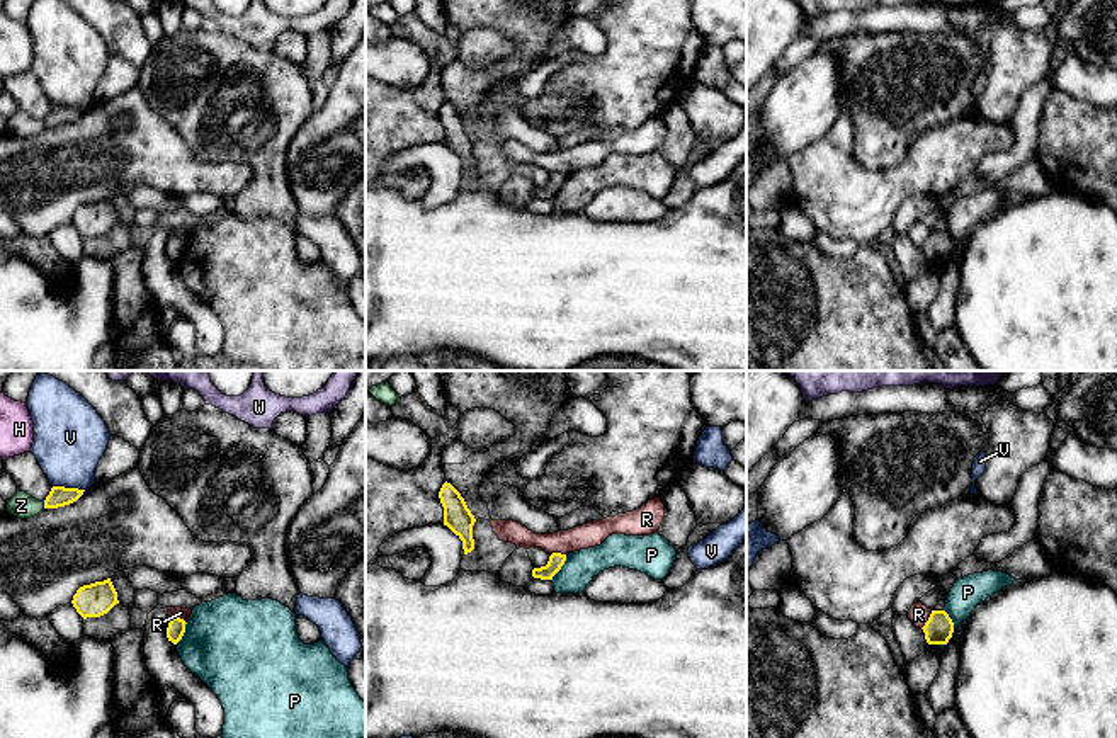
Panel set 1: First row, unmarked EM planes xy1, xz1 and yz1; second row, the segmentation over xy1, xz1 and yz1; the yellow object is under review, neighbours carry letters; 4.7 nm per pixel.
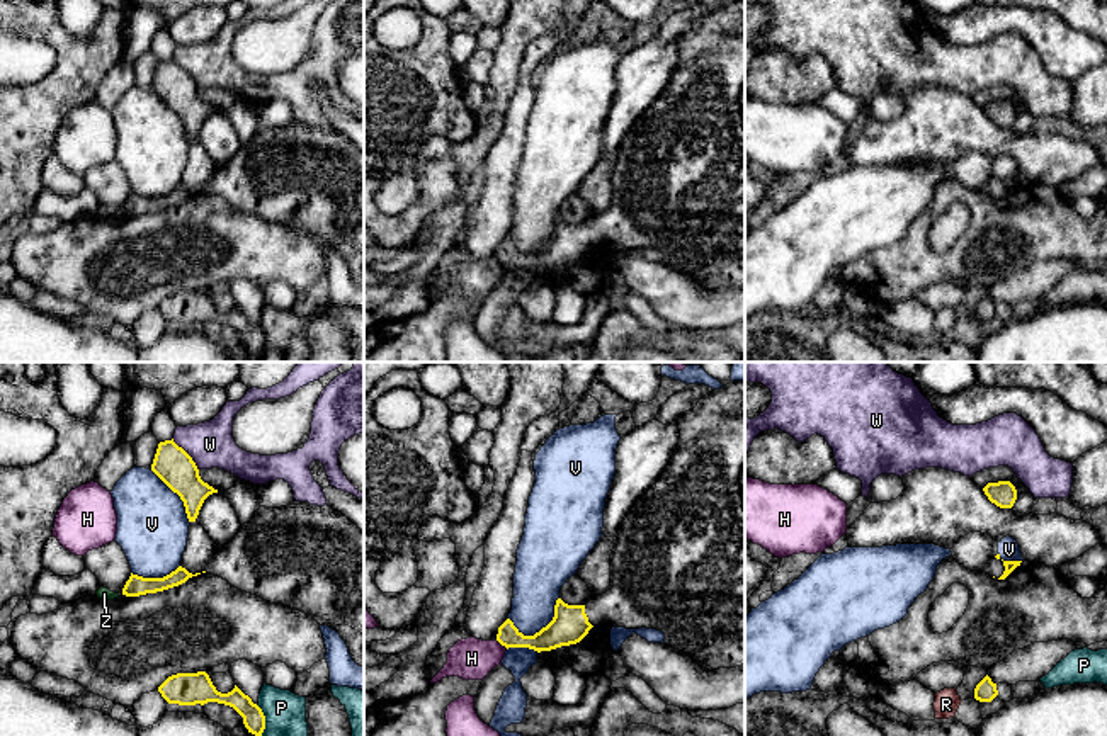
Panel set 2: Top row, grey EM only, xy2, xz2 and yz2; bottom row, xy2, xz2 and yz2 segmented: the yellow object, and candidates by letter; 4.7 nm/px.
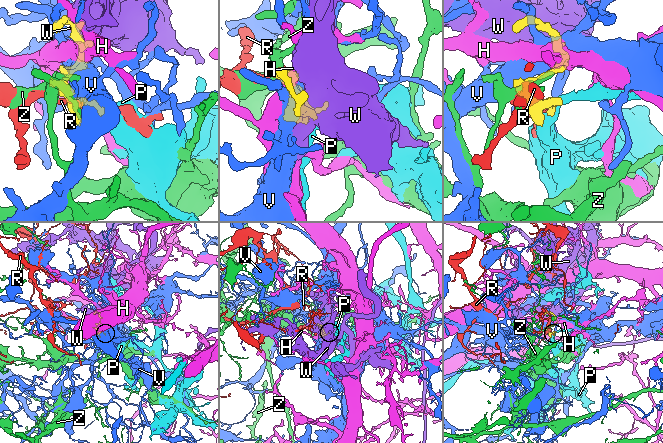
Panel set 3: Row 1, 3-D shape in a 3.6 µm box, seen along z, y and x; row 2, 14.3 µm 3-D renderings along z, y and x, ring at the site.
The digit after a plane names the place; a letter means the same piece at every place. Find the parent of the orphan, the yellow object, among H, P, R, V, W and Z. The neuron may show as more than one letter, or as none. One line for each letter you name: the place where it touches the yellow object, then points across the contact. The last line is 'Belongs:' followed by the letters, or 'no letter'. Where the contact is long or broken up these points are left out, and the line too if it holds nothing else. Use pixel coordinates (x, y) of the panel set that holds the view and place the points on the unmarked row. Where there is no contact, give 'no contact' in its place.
Belongs: no letter

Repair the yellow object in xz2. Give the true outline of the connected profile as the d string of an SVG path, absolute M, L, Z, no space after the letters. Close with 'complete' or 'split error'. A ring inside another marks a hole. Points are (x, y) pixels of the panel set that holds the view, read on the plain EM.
M733 0L702 15L695 27L678 36L678 65L656 102L624 136L610 173L610 206L585 224L556 219L553 240L534 255L524 255L510 238L497 253L508 267L529 267L537 272L580 262L592 246L656 248L670 267L684 270L712 289L745 284L745 124L740 90L745 83L745 2Z; split error

